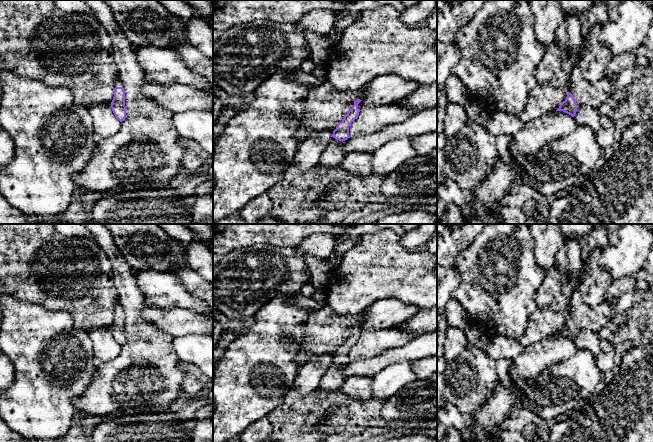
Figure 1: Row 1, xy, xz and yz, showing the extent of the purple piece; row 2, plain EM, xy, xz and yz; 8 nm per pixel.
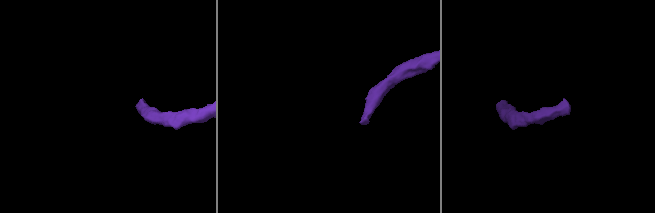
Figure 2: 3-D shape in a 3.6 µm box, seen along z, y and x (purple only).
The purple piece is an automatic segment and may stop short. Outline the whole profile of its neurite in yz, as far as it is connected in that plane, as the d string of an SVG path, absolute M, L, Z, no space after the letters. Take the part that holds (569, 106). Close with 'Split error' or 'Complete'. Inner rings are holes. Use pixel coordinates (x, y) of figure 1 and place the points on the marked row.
M576 65L571 73L570 92L556 111L563 111L574 117L579 106L598 109L613 94L614 83L613 74L590 82L583 78L580 68Z. Split error

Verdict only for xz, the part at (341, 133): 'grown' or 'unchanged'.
grown

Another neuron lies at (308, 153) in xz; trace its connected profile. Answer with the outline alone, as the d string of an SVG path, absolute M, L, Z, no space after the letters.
M327 130L322 135L309 138L298 145L293 166L299 171L307 171L316 166L330 143L332 134L333 132Z

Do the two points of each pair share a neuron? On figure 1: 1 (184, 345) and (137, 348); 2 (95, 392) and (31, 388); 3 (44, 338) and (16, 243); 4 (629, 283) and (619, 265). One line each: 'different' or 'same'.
1: different
2: different
3: different
4: different

